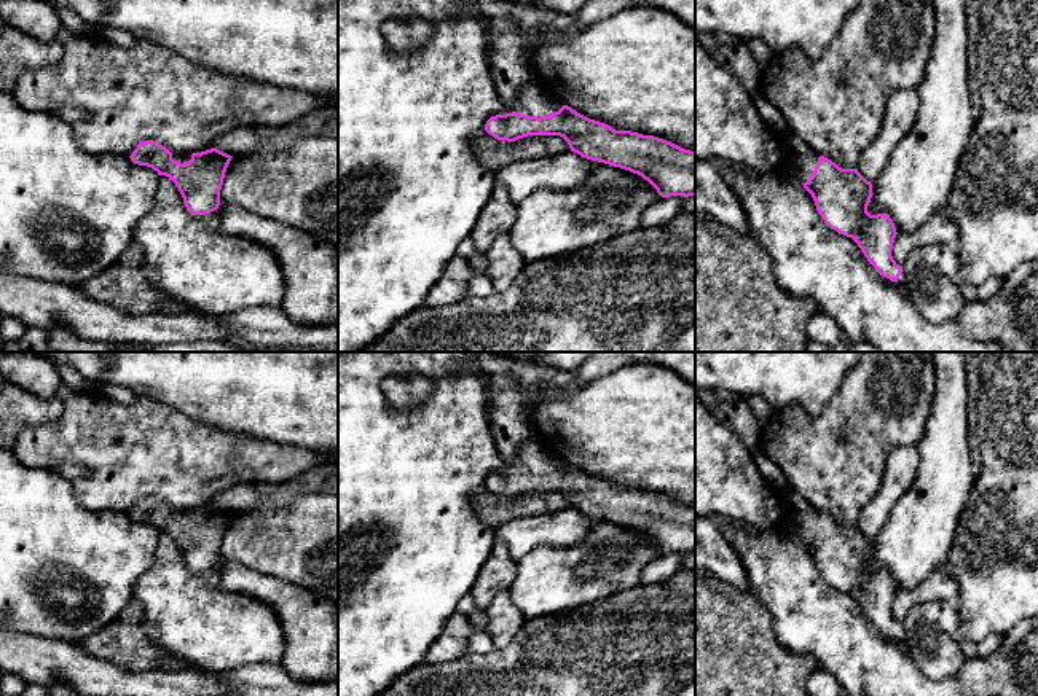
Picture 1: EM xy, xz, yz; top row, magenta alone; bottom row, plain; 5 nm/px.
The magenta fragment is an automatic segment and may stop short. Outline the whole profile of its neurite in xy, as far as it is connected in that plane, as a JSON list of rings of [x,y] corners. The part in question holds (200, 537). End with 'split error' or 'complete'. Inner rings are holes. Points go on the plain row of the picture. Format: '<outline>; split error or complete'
[[[147,497],[140,499],[129,514],[134,521],[169,534],[179,545],[187,567],[191,572],[206,572],[220,562],[220,546],[233,513],[217,505],[172,511],[166,503]]]; split error

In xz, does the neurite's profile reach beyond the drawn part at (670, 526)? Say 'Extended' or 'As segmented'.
Extended

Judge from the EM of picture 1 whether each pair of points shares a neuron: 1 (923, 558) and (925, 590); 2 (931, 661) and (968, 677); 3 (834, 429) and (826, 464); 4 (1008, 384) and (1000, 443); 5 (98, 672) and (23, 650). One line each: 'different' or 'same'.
1: different
2: different
3: same
4: same
5: same

